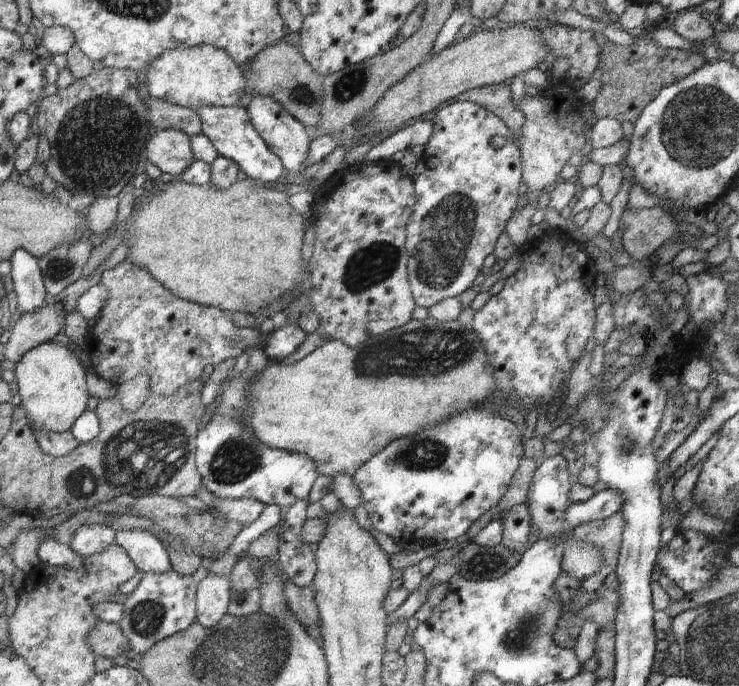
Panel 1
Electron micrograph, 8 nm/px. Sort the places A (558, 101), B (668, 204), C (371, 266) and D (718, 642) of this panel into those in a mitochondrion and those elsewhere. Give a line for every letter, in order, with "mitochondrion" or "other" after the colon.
A: other
B: other
C: mitochondrion
D: mitochondrion

